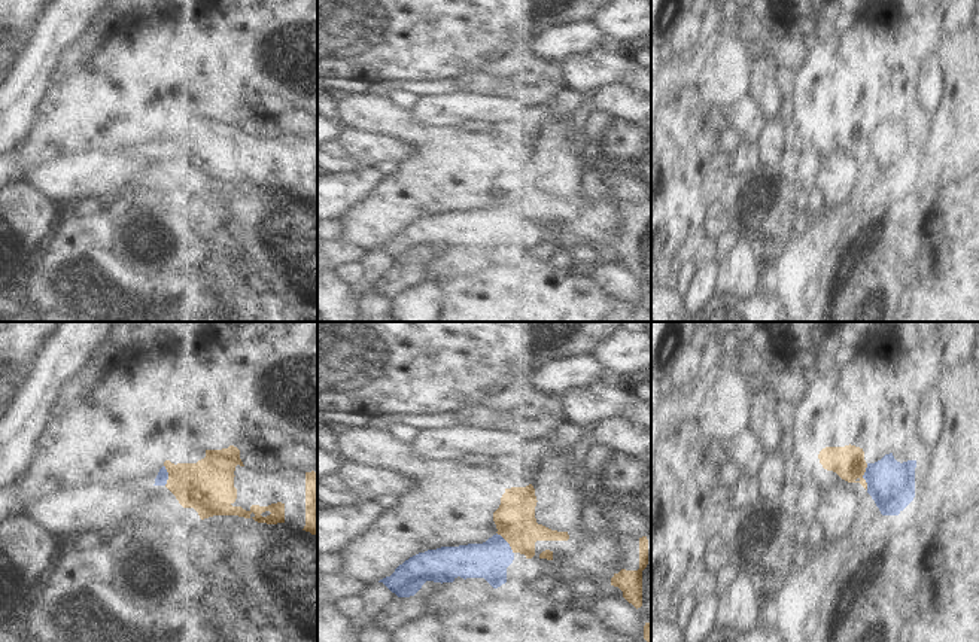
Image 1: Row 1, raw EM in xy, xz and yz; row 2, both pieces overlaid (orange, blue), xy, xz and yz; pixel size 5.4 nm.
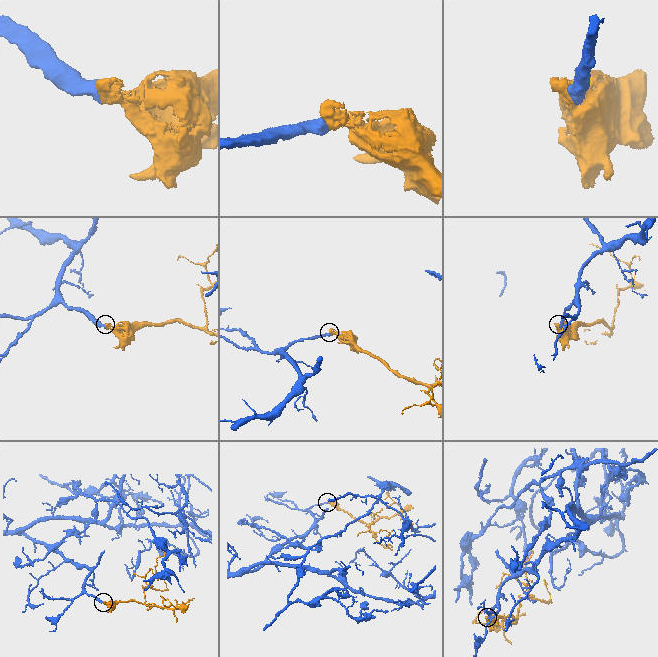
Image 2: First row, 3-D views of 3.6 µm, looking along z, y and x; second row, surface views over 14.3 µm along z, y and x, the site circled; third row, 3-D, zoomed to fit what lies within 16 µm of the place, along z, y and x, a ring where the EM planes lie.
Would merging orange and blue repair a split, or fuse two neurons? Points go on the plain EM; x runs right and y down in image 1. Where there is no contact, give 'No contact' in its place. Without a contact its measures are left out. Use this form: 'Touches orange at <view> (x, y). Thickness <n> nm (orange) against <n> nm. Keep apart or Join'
Touches orange at yz (862, 143). Thickness 180 nm (orange) against 260 nm. Join

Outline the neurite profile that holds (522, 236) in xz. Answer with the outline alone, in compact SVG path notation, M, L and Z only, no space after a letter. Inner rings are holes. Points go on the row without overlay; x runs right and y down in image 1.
M514 219L513 229L507 234L507 247L547 246L553 226Z

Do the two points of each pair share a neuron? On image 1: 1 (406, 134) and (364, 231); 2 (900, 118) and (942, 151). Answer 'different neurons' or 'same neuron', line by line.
1: same neuron
2: different neurons

